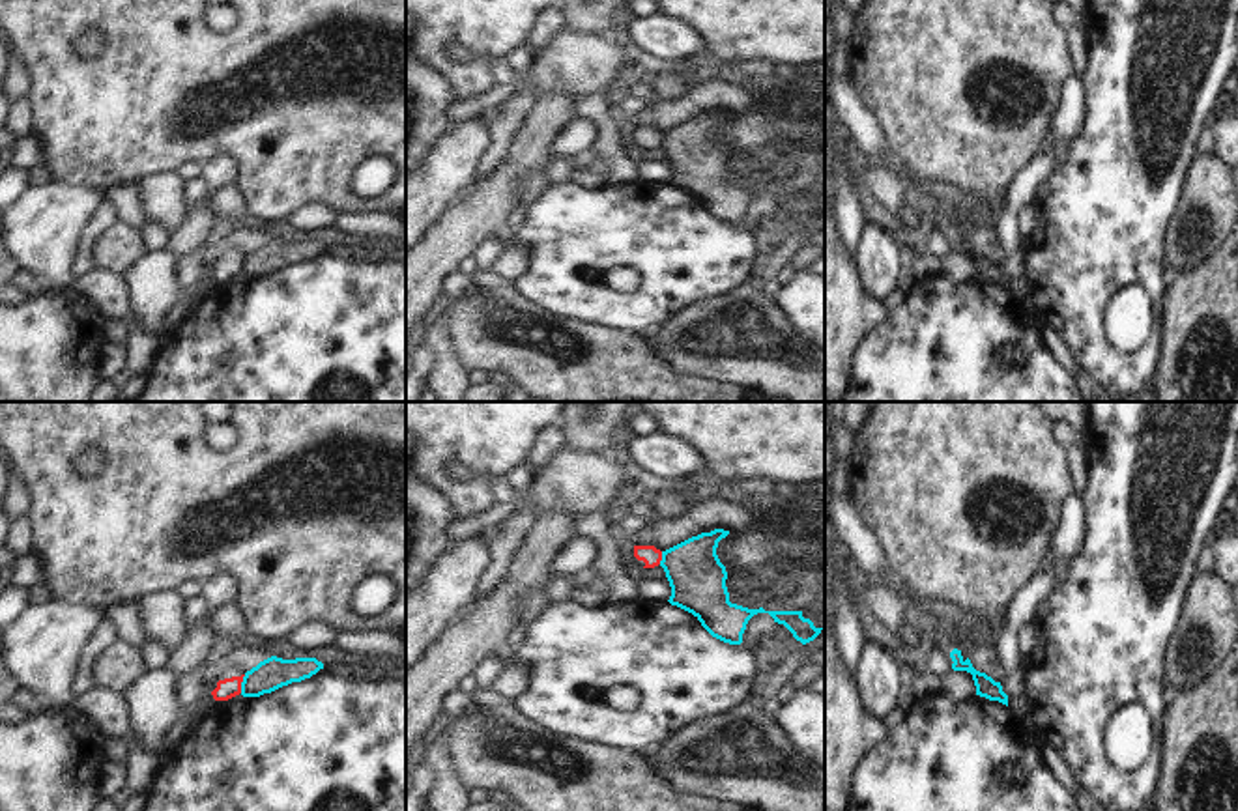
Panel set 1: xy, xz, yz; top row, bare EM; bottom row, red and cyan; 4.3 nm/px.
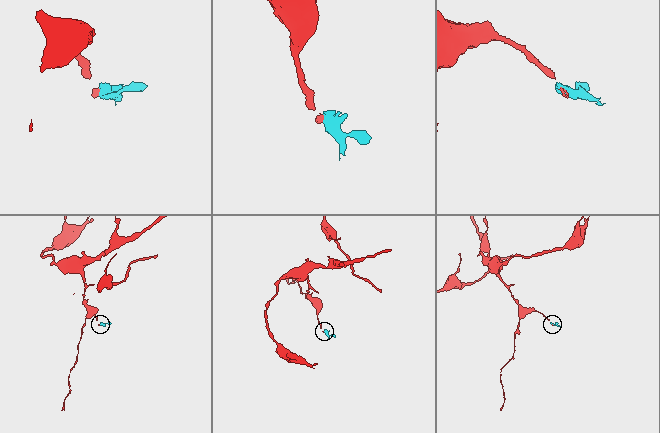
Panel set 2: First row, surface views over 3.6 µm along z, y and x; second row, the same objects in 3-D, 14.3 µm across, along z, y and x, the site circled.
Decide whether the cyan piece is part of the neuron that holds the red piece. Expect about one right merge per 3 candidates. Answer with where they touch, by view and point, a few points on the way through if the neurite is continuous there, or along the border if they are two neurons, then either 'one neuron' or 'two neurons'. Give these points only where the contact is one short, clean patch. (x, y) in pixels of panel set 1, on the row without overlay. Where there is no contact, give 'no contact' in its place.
meets red in xy at (240, 266); border along xy (245, 256), (240, 273); two neurons

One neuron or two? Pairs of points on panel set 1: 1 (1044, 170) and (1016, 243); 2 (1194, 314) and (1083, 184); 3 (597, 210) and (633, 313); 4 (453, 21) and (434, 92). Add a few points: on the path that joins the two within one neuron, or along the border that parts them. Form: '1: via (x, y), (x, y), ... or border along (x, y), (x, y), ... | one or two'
1: via (1025, 187), (1010, 210), (1010, 225) | one
2: border along (1171, 275), (1158, 318) | two
3: via (623, 236), (647, 266), (647, 286) | one
4: border along (425, 64), (440, 75), (455, 99) | two

